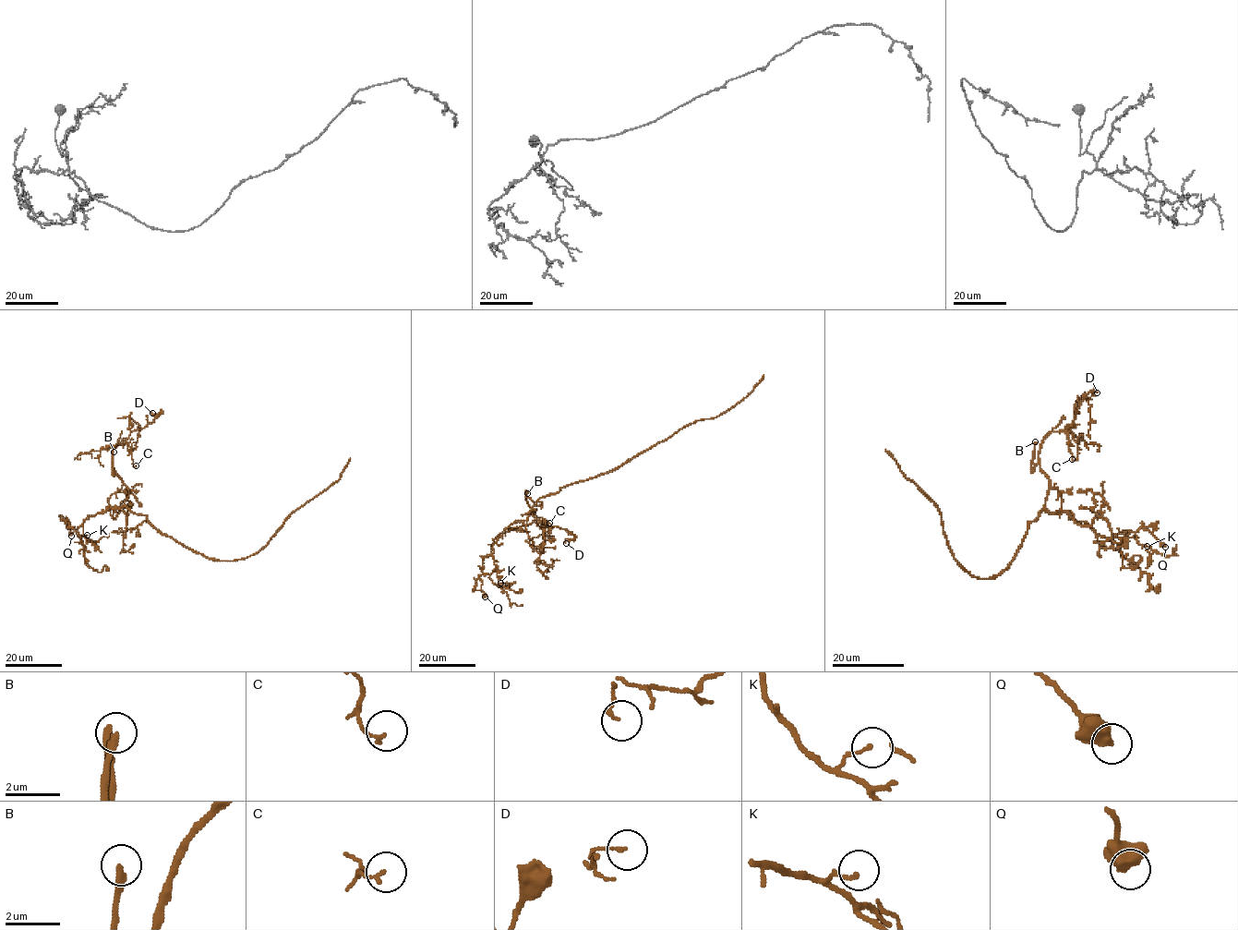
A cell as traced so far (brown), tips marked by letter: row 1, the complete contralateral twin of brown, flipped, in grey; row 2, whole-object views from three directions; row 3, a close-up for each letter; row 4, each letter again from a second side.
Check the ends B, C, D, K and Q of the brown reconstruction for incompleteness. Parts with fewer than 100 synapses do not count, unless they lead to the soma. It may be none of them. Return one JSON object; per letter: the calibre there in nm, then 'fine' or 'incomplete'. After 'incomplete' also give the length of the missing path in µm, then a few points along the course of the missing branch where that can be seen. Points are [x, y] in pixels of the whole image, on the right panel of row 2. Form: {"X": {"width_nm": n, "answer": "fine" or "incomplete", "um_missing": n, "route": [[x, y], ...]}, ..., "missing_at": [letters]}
{"B": {"width_nm": 240, "answer": "incomplete", "um_missing": 20, "route": [[1035, 441], [1032, 402], [1019, 391]]}, "C": {"width_nm": 130, "answer": "fine"}, "D": {"width_nm": 110, "answer": "fine"}, "K": {"width_nm": 120, "answer": "fine"}, "Q": {"width_nm": 440, "answer": "fine"}, "missing_at": ["B"]}

